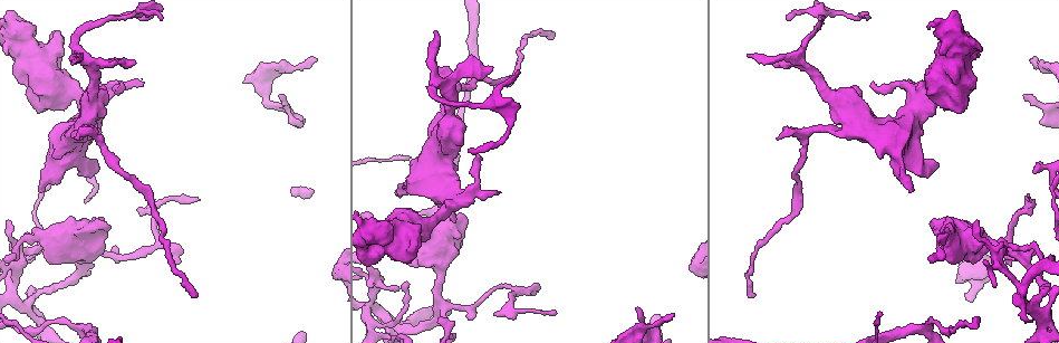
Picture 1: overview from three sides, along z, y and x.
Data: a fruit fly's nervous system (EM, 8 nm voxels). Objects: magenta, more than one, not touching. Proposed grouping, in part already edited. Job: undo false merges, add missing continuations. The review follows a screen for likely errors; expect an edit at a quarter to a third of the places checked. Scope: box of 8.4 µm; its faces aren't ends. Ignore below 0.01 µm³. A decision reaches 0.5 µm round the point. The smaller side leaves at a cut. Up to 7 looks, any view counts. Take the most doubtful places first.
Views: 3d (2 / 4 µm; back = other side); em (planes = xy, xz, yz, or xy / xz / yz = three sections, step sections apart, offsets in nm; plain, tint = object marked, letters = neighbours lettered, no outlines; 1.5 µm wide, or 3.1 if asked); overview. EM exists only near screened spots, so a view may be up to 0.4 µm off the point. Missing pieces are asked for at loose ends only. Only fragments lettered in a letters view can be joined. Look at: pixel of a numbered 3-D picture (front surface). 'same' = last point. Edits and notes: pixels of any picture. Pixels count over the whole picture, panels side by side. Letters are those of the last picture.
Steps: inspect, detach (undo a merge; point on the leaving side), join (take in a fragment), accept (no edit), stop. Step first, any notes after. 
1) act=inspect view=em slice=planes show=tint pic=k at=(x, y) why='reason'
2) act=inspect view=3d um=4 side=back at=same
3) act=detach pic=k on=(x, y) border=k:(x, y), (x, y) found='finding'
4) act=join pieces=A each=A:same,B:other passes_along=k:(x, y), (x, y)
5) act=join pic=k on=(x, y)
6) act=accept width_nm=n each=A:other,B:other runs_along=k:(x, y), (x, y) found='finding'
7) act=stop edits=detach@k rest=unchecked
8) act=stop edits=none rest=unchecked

act=inspect view=3d um=4 pic=1 at=(489, 68) why='branch stops here'

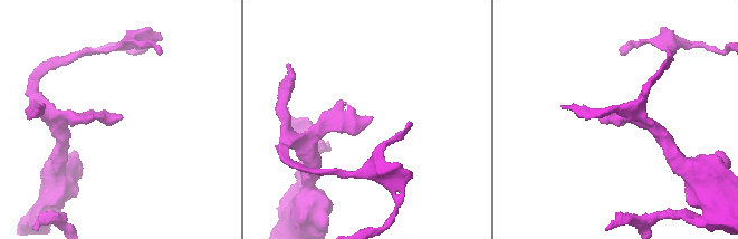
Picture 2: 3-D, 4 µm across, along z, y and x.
act=inspect view=em slice=planes show=letters pic=2 at=(371, 120)

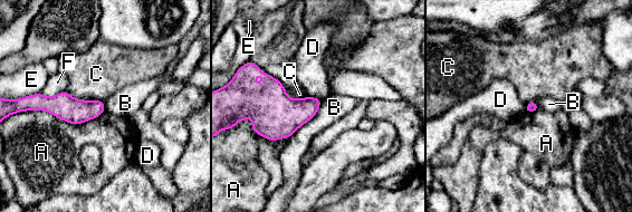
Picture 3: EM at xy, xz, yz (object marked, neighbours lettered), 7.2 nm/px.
act=accept each=A:other,B:other,C:other,D:other,E:other,F:other runs_along=3:(36, 100), (68, 108), (102, 108) found='no lettered fragment goes on from it'

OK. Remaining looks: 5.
act=inspect view=em slice=planes show=plain pic=1 at=(1033, 251) why='three-way junction'

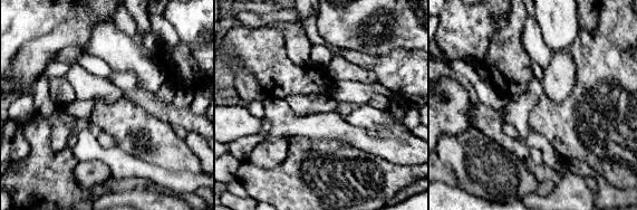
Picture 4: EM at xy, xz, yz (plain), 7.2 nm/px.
act=inspect view=em slice=planes show=letters at=same

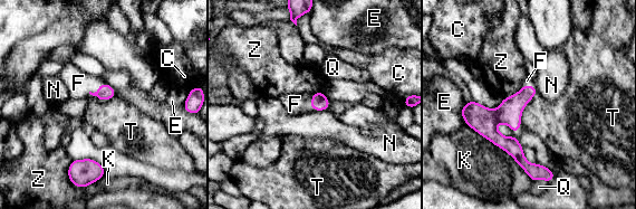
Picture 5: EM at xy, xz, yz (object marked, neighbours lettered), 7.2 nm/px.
act=join pieces=F each=C:other,E:other,F:same,K:other,N:other,Q:other,T:other,Z:other passes_along=5:(105, 92), (98, 88), (78, 83) found='it goes on there'

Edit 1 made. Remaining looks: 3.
act=stop edits=join@5 rest=unchecked

